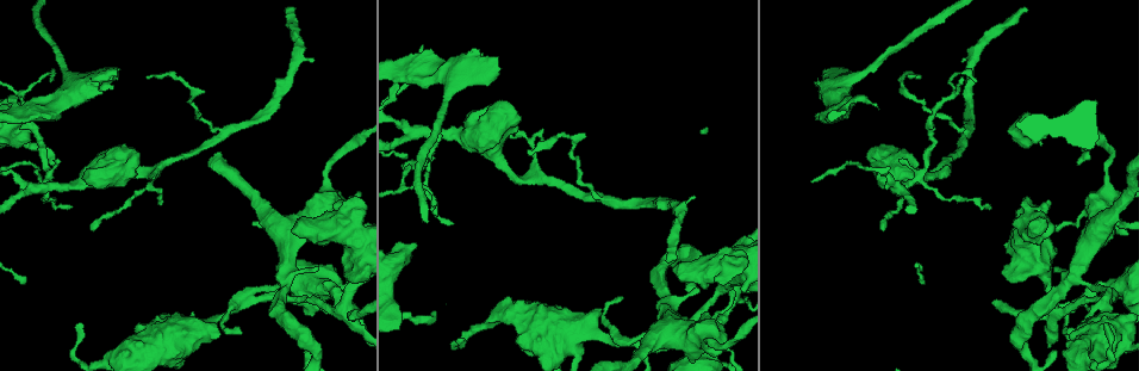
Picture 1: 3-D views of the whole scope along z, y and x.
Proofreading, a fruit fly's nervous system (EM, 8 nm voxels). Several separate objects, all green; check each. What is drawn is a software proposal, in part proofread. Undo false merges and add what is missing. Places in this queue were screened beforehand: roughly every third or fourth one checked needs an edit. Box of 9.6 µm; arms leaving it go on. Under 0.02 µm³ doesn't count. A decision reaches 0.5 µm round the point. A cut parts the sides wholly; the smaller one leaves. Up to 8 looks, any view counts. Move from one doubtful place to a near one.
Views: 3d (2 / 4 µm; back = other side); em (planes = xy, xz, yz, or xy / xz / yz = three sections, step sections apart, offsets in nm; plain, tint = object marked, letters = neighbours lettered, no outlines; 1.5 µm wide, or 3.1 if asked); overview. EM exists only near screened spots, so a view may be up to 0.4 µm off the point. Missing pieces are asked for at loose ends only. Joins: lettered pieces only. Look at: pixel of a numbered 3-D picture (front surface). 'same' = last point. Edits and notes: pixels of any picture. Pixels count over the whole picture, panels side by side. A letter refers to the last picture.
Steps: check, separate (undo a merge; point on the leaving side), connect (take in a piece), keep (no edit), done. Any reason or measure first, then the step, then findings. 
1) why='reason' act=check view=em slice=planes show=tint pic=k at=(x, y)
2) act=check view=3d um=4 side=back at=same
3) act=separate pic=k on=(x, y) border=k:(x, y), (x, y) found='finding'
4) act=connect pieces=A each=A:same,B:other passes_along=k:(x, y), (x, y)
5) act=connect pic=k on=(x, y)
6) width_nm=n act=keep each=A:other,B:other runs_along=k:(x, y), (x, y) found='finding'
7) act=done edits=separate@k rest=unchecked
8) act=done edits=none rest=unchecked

why='an open end' act=check view=3d um=4 pic=1 at=(286, 9)

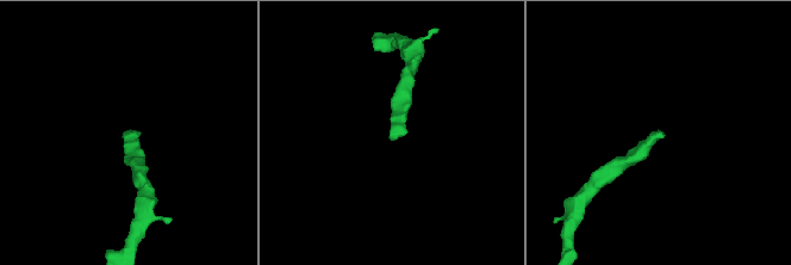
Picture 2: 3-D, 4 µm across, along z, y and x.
why='now the EM' act=check view=em slice=planes show=letters pic=2 at=(388, 136)

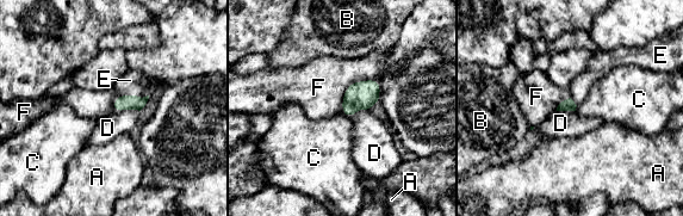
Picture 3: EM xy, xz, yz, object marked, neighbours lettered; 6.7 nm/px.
act=connect pieces=E each=A:other,B:other,C:other,D:other,E:same,F:other passes_along=3:(132, 102), (118, 97), (130, 80) found='it goes on there'

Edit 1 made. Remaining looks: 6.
why='tapers out' act=check view=em slice=planes show=tint pic=1 at=(146, 78)

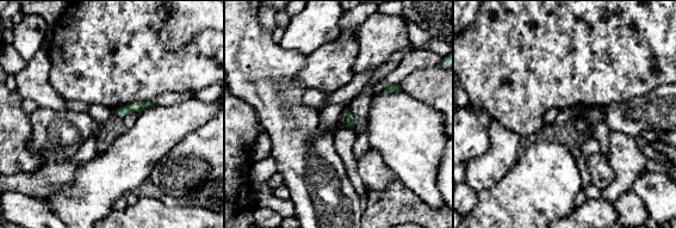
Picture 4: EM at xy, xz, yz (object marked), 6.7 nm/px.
why='what lies round it' act=check view=em slice=planes show=letters at=same

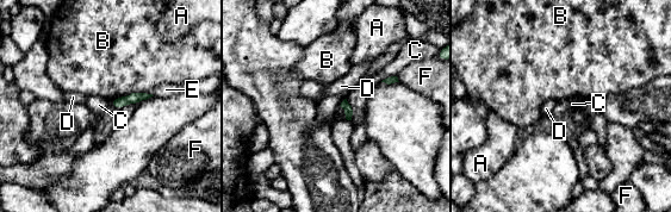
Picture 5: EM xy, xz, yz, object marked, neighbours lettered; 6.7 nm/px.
act=keep each=A:other,B:other,C:other,D:other,E:other,F:other found='no lettered piece goes on from it'

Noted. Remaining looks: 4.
why='sudden change in width' act=check view=3d um=4 pic=1 at=(26, 110)

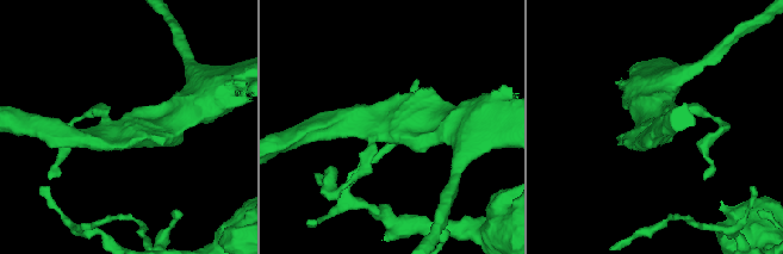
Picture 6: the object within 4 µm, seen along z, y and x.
arms=3 act=check view=em slice=xy step=4 show=tint pic=6 at=(389, 128)

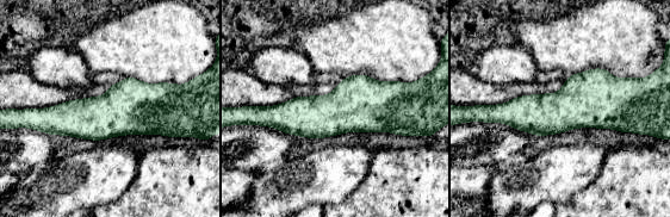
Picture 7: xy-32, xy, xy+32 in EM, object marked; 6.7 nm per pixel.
why='see the neighbours' act=check view=em slice=xy step=4 show=letters at=same

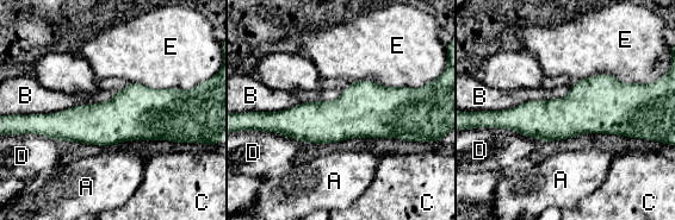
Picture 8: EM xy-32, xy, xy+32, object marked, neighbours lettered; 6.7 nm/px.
longest_contact=E:480nm act=keep each=A:other,B:other,C:other,D:other,E:other found='one neuron here'

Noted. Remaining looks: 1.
act=done edits=connect@3 rest=unchecked

